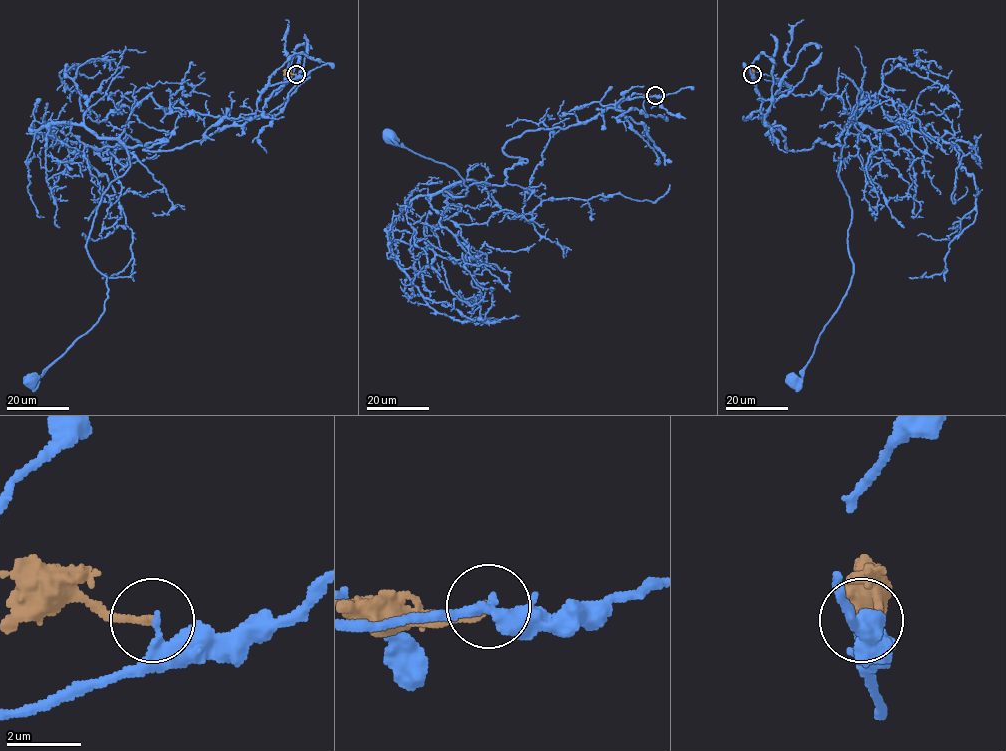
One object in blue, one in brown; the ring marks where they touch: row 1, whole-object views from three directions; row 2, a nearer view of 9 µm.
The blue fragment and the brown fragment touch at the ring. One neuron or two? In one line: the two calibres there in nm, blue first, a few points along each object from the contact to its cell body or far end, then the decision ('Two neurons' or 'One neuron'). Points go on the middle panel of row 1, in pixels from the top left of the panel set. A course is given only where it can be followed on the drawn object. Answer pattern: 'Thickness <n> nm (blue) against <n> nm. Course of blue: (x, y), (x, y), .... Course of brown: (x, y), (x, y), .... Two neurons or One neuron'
Thickness 240 nm (blue) against 200 nm. Course of blue: (655, 95), (510, 139), (502, 149), (520, 159), (506, 182), (446, 191), (464, 196), (453, 168), (387, 137). Course of brown: (655, 95), (642, 95). Two neurons

